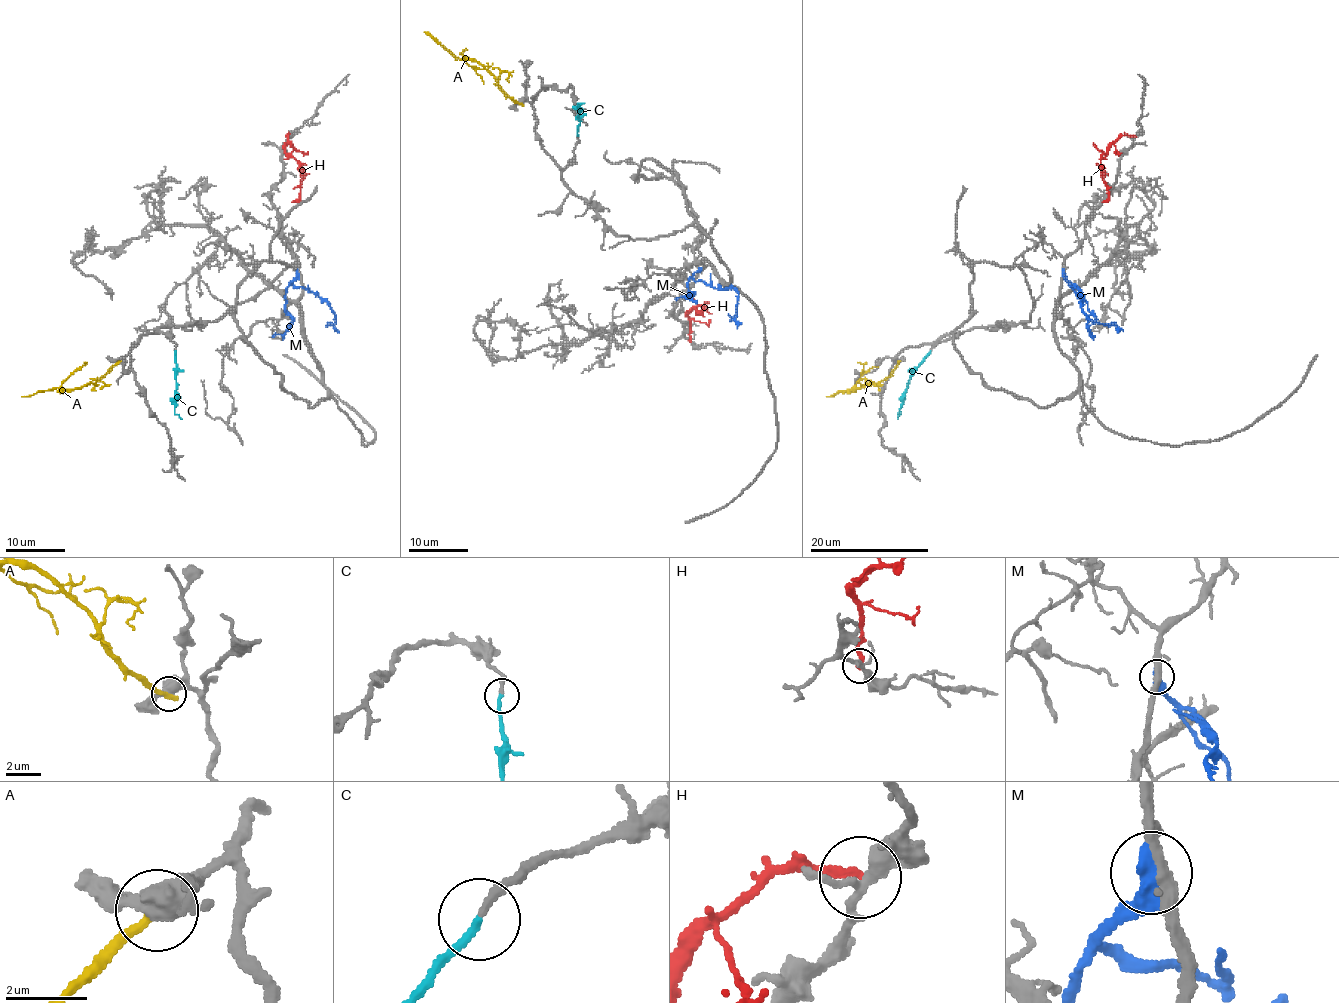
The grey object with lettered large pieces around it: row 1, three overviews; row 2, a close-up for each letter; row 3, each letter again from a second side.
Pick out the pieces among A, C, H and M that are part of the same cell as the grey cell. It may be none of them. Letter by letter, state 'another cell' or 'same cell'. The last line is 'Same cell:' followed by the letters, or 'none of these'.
A: another cell
C: same cell
H: another cell
M: another cell
Same cell: C

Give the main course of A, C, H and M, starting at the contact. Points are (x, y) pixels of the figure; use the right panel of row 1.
A: (897, 362), (897, 366), (887, 377), (875, 383), (826, 396)
C: (930, 350), (911, 377), (897, 418)
H: (1135, 137), (1121, 135), (1101, 160), (1108, 196), (1102, 202)
M: (1063, 273), (1083, 292), (1081, 306), (1086, 315), (1101, 323), (1114, 323), (1123, 331)

